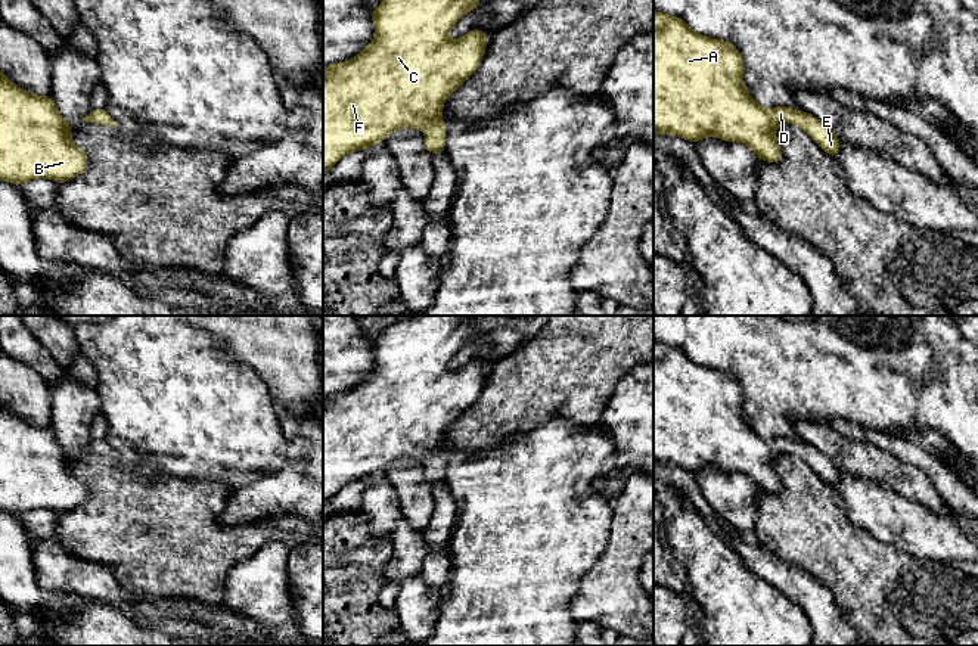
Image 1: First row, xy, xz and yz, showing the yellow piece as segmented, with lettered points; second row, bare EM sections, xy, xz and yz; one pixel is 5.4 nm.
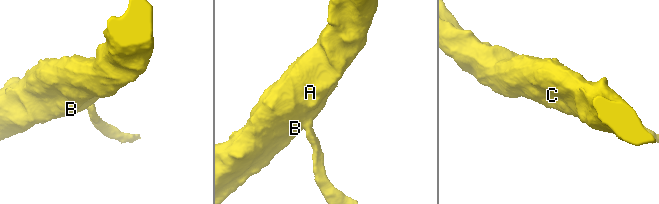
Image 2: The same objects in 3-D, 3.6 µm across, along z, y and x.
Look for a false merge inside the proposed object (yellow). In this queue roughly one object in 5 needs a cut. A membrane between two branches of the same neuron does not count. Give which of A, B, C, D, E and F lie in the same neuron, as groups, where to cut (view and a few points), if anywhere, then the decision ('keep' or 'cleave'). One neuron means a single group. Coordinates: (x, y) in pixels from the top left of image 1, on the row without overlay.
groups A B C D E F; cut none; keep

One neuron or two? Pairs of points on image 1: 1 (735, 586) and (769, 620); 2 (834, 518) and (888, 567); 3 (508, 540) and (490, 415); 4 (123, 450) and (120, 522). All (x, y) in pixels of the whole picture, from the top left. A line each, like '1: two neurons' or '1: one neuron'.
1: one neuron
2: one neuron
3: two neurons
4: two neurons

